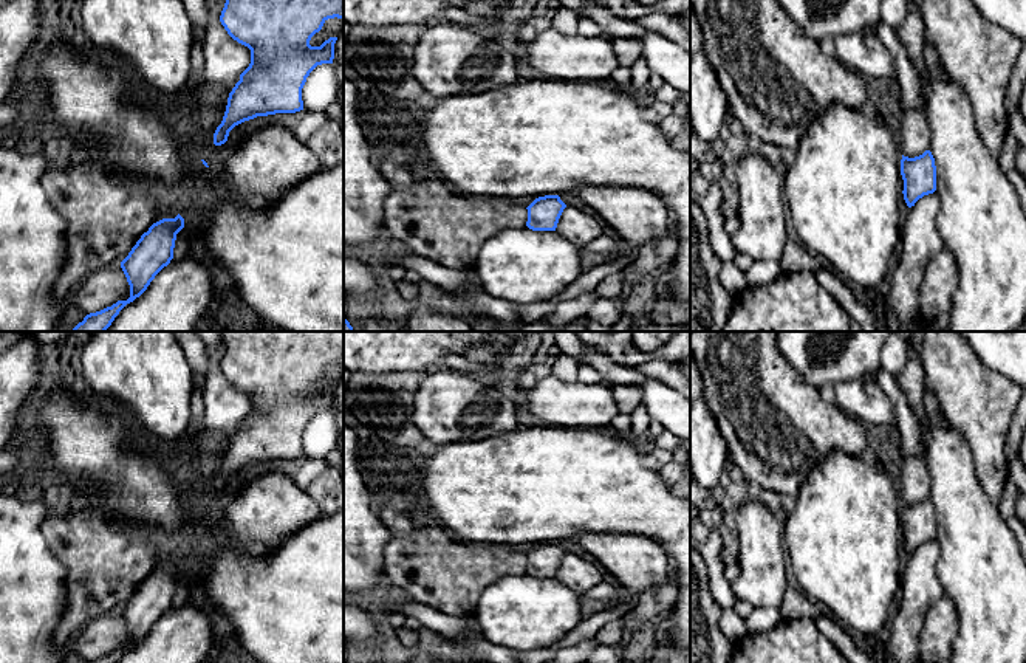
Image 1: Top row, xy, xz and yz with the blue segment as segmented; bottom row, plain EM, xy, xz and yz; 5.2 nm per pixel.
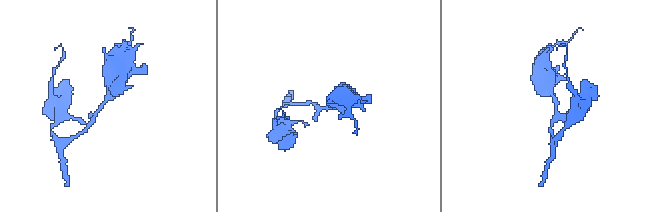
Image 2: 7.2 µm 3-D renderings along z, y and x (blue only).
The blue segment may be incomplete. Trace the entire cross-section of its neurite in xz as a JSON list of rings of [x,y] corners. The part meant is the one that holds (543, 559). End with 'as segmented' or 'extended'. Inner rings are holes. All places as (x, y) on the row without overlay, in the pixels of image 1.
[[[559,542],[539,544],[526,555],[526,573],[532,578],[556,578],[565,555]]]; as segmented

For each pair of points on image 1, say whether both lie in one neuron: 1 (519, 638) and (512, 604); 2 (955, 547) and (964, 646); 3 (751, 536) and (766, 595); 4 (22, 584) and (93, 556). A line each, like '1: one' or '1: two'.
1: one
2: one
3: one
4: two

